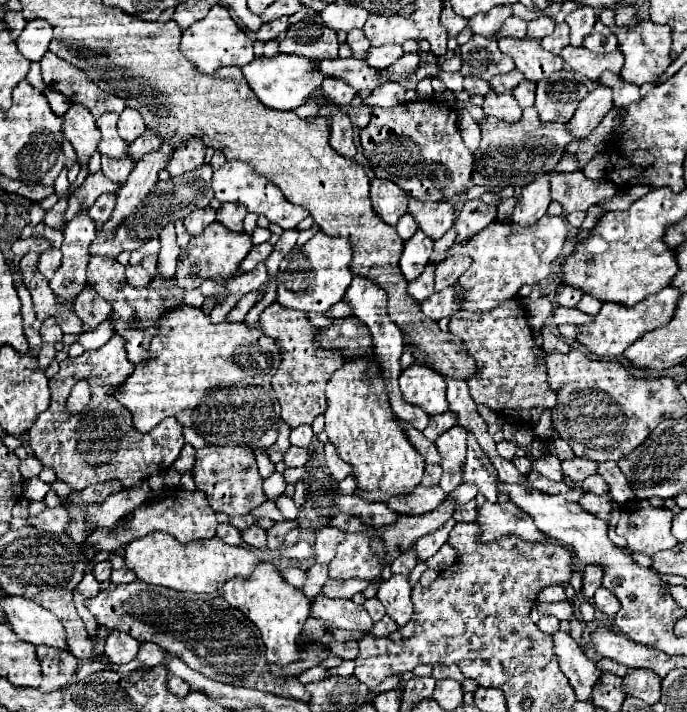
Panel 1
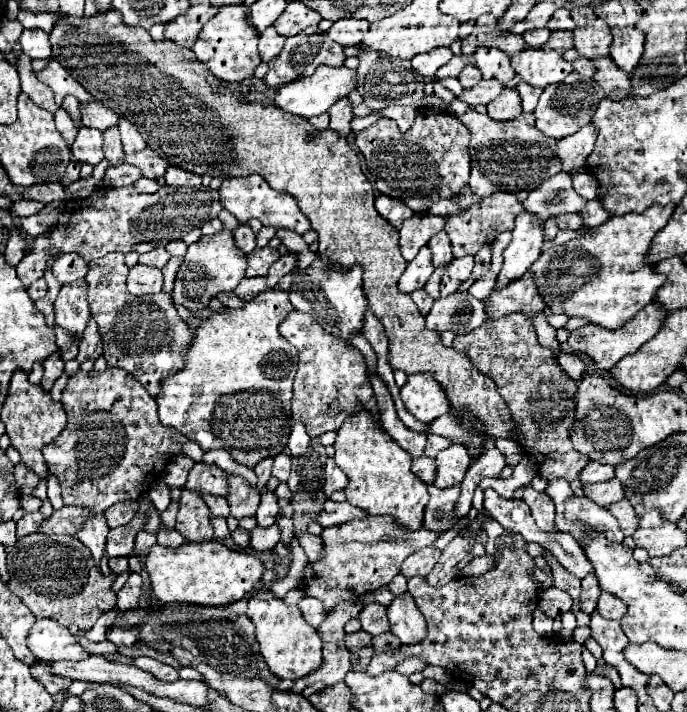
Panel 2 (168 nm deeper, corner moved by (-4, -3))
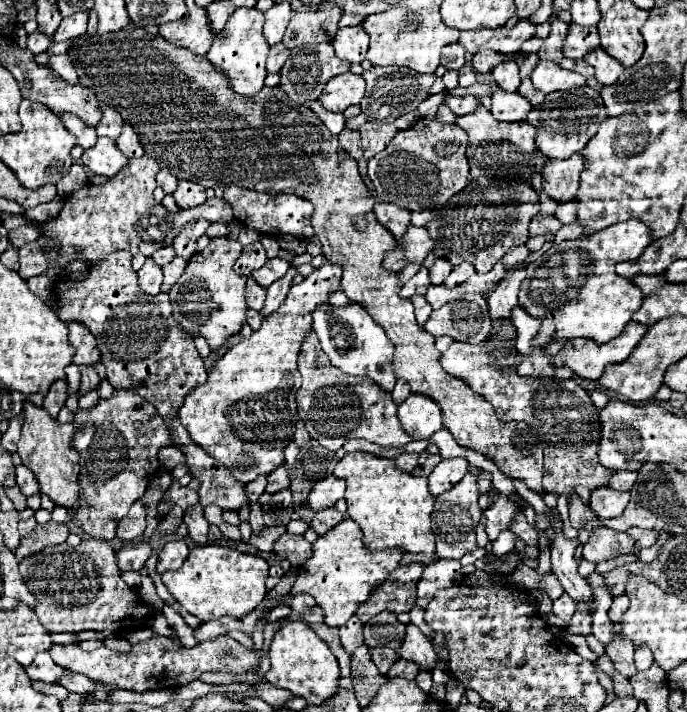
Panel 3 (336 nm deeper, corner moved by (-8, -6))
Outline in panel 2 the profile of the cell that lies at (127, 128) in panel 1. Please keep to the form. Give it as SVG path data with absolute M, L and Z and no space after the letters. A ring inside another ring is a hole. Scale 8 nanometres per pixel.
M120 119L118 129L122 133L122 145L124 145L126 153L136 153L136 151L142 151L146 147L146 141L142 139L140 131L128 119Z

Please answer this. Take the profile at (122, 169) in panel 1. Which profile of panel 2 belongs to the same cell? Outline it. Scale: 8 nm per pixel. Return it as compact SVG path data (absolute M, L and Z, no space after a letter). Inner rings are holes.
M116 127L104 131L104 155L110 165L124 163L124 149L122 149L122 141L120 141L120 131Z

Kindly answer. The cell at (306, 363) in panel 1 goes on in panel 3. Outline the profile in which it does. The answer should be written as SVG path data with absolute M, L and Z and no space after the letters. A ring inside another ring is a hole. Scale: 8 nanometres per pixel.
M310 332L302 344L298 356L298 370L302 374L302 386L296 394L298 416L304 420L306 430L320 446L336 452L352 438L366 438L384 448L404 448L412 438L402 430L396 404L388 392L382 392L380 386L372 384L368 378L348 376L334 368L320 348L318 336Z

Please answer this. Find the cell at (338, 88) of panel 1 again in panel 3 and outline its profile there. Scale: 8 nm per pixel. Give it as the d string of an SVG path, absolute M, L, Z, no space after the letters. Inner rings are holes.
M344 128L342 132L340 132L340 144L342 144L342 148L358 162L360 158L362 158L362 144L360 144L360 132L354 132L354 130L348 130L348 128Z

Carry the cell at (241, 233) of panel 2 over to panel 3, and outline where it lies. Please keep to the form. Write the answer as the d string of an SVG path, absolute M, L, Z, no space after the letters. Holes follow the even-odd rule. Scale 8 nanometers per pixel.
M254 242L254 244L250 244L250 246L244 248L244 252L242 252L242 256L236 260L234 268L236 268L236 272L238 272L240 276L250 276L252 270L262 268L262 266L266 264L266 260L268 260L268 258L266 258L264 246L262 246L260 242Z

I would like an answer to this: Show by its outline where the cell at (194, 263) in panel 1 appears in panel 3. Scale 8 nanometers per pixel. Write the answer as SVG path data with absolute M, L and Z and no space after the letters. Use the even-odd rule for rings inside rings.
M212 238L210 244L202 250L202 252L196 252L190 260L188 260L188 266L184 270L184 274L180 276L180 280L172 286L170 290L170 302L172 302L172 314L176 316L176 322L180 324L180 328L190 336L204 336L208 340L208 346L210 350L218 350L230 336L238 334L242 330L242 326L246 324L246 298L244 298L244 284L246 284L246 278L244 276L238 276L234 272L234 262L236 258L240 256L242 252L242 244L238 240L232 240L232 238Z

